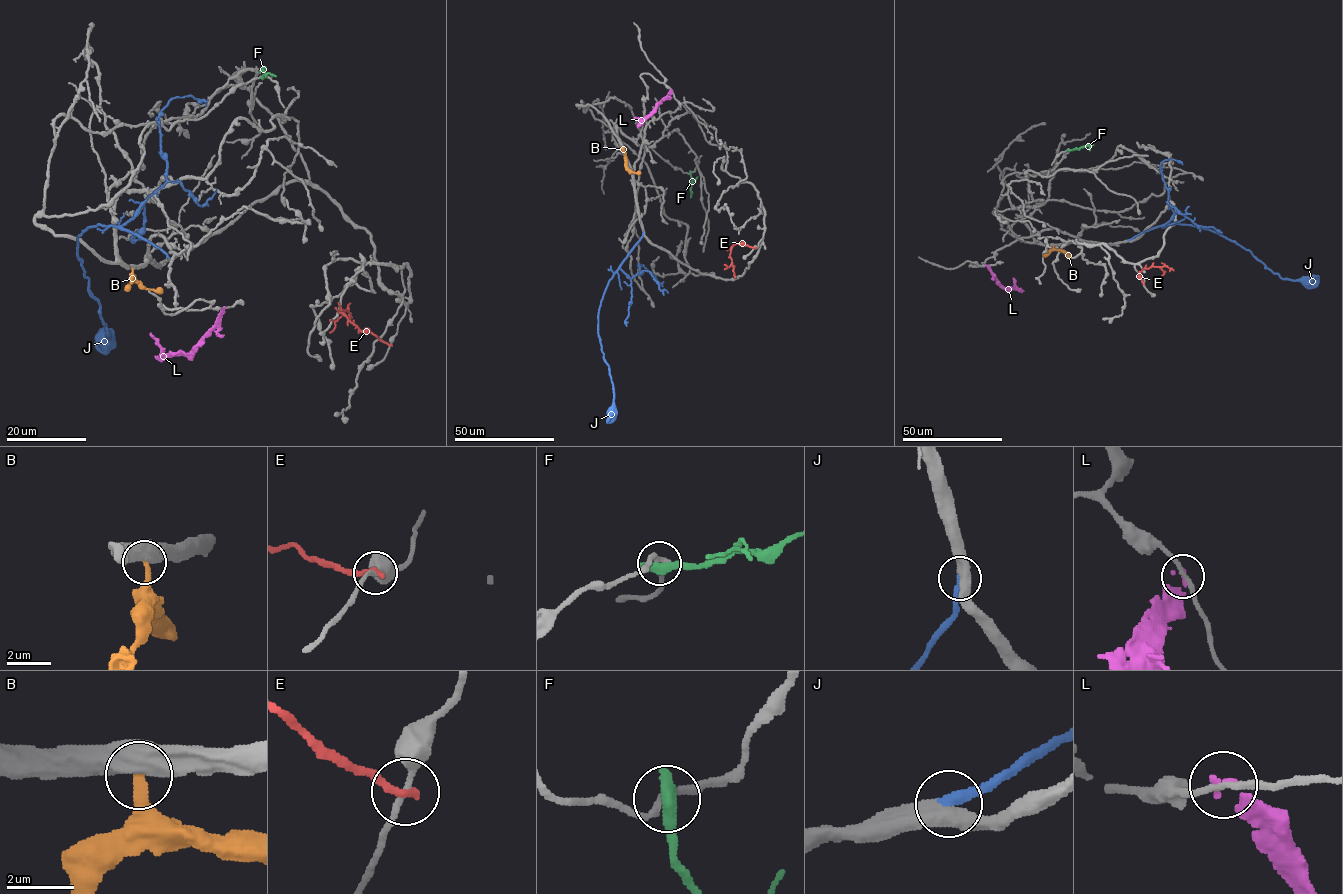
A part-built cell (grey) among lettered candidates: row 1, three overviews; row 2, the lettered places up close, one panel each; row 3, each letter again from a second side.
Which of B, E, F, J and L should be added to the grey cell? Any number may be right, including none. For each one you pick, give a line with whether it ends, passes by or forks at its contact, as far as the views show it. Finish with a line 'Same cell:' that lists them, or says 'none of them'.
J: It ends there
Same cell: J

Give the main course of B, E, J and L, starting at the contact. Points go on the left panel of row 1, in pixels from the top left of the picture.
B: (131, 269), (133, 277), (146, 289), (162, 292)
E: (391, 344), (369, 331), (362, 331), (341, 310), (348, 310), (352, 318)
J: (167, 258), (150, 242), (121, 228), (89, 227), (77, 238), (77, 256), (108, 336), (95, 341)
L: (224, 308), (215, 325), (188, 353), (165, 354), (151, 332)

